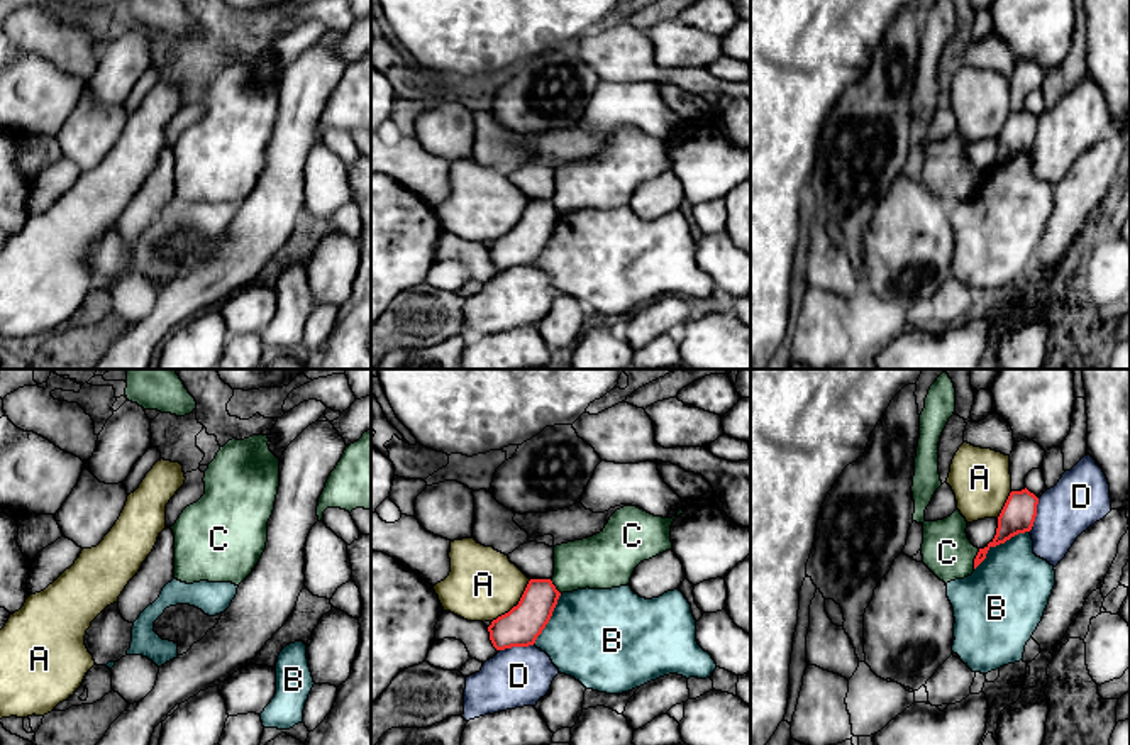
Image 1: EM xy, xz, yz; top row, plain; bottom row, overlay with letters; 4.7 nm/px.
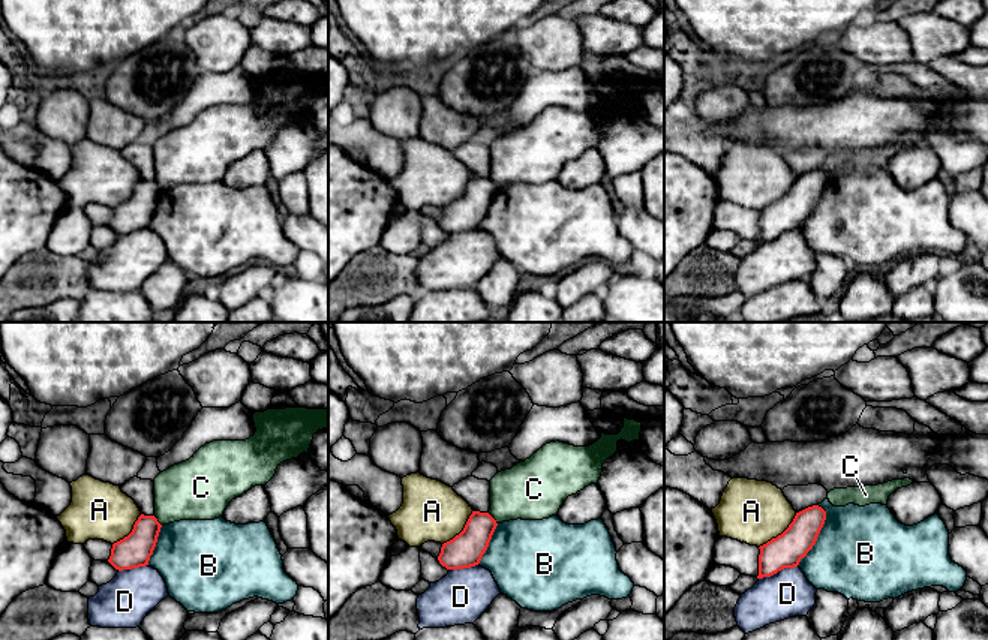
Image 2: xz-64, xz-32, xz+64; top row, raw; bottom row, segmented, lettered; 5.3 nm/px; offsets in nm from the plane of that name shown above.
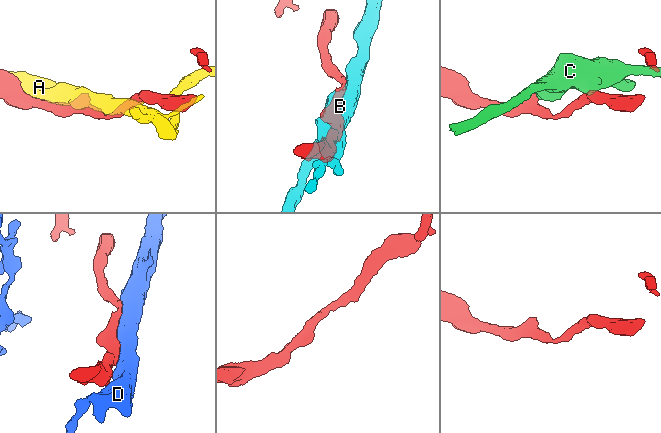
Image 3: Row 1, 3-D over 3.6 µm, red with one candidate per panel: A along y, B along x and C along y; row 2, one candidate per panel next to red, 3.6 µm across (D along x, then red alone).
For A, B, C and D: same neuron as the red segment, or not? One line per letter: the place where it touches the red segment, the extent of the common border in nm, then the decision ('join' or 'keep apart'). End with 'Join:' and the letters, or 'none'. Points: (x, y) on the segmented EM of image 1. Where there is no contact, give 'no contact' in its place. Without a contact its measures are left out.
A: meets red in xz at (517, 605); contact 280 nm long; keep apart
B: meets red in yz at (998, 544); contact 320 nm long; keep apart
C: meets red in yz at (974, 559); contact 100 nm long; keep apart
D: meets red in xz at (515, 645); contact 160 nm long; keep apart
Join: none

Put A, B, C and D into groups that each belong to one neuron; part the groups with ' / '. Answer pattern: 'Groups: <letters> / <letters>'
Groups: A / B / C / D

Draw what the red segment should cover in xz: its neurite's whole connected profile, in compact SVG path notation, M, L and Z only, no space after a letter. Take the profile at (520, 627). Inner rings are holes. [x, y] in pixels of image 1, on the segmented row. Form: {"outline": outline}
{"outline": "M530 579L518 604L488 626L496 650L534 645L549 623L561 593L551 579Z"}

